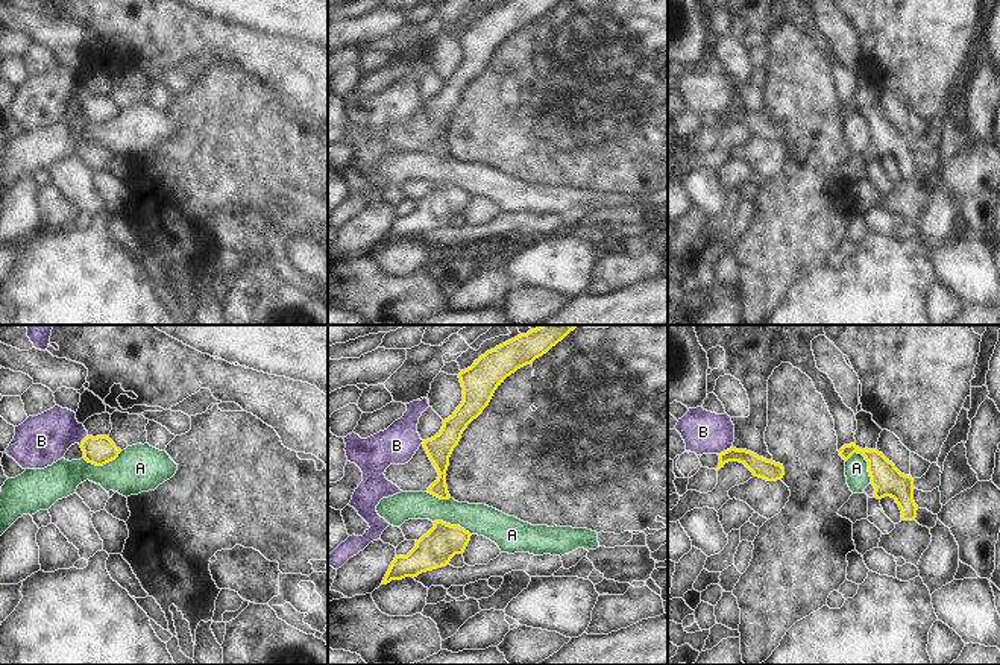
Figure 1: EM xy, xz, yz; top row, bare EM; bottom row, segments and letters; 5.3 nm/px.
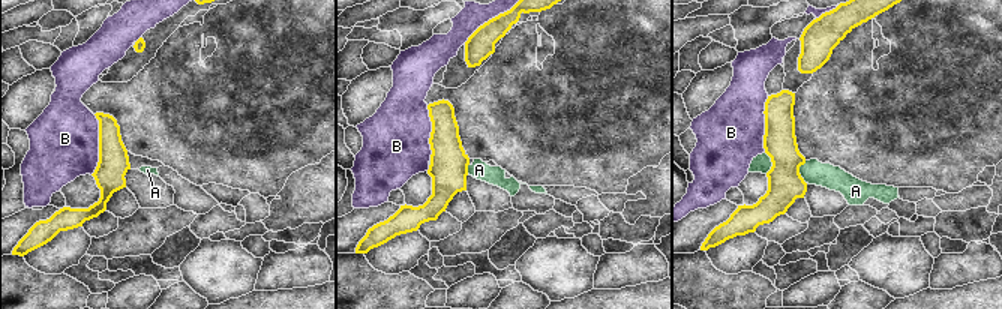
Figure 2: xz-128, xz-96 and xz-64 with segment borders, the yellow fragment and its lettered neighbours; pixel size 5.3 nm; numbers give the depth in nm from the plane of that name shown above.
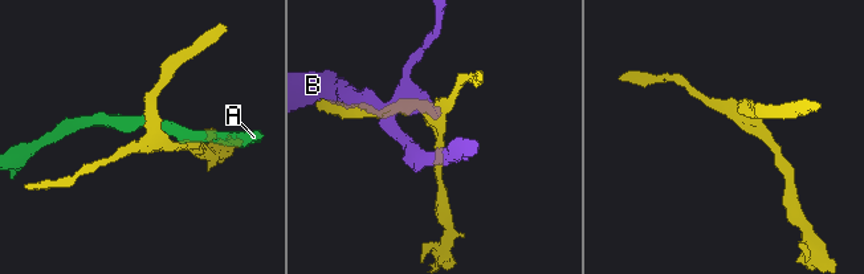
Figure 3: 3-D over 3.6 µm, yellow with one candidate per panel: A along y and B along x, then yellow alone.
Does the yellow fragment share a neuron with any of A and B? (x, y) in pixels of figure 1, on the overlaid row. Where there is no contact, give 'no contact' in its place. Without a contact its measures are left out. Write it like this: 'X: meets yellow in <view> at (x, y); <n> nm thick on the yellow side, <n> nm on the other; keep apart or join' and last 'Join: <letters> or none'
A: meets yellow in yz at (868, 466); 160 nm thick on the yellow side, 130 nm on the other; keep apart
B: meets yellow in yz at (724, 451); 110 nm thick on the yellow side, 220 nm on the other; keep apart
Join: none

